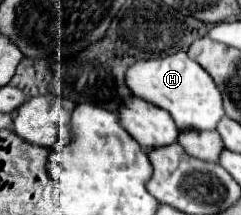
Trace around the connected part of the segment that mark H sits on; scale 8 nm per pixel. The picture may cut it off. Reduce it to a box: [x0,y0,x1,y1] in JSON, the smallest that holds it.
[125,51,223,129]

